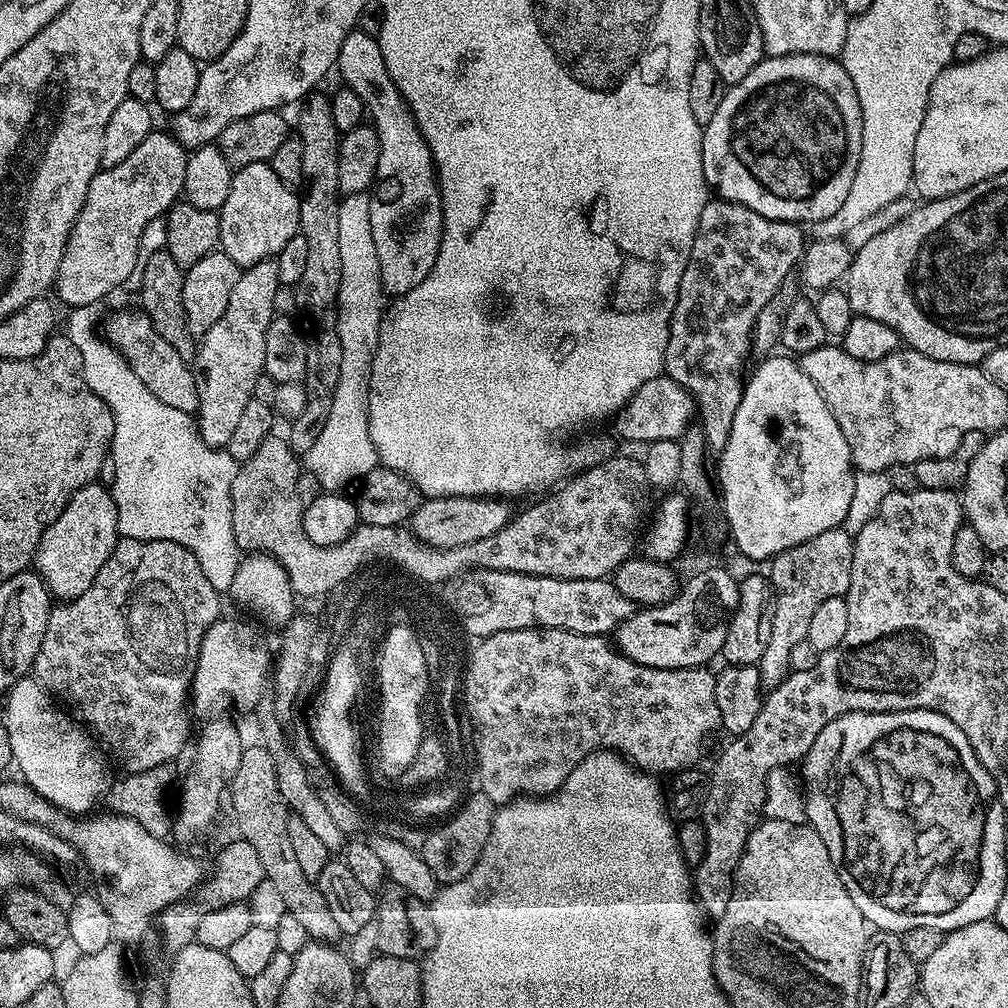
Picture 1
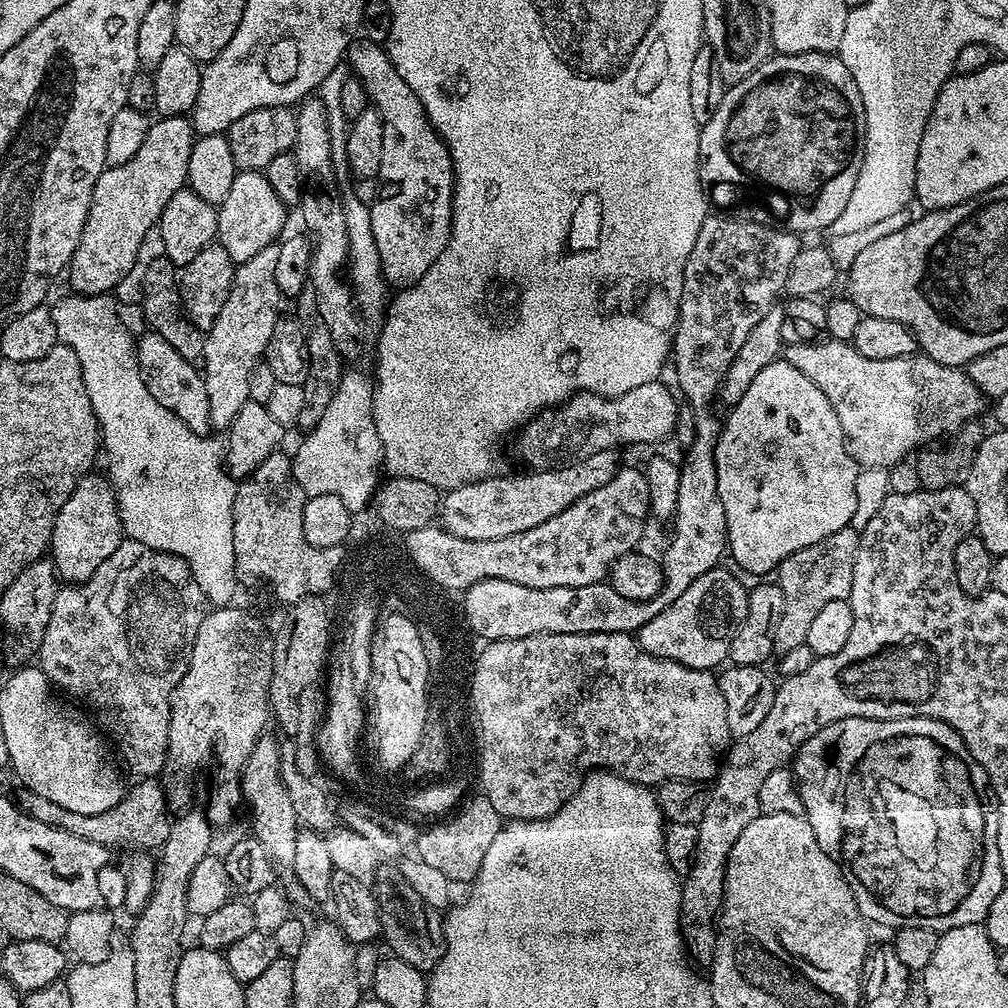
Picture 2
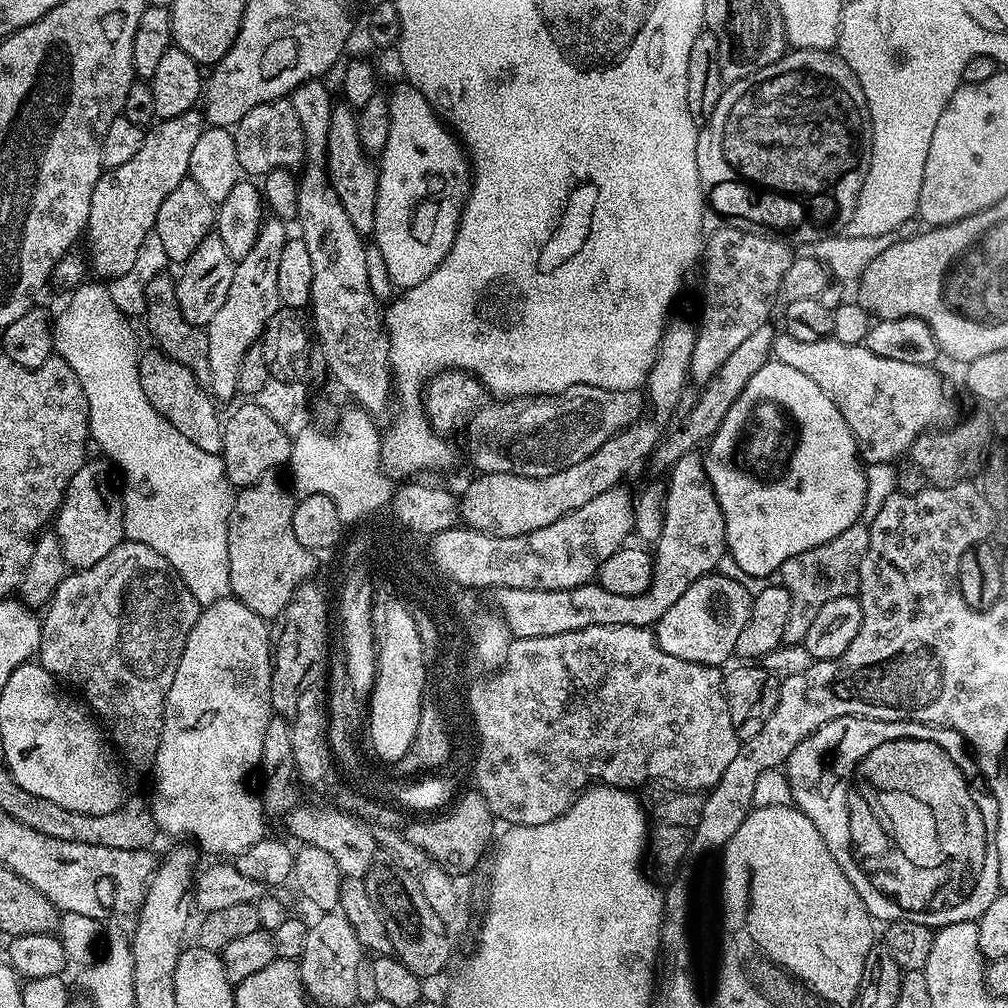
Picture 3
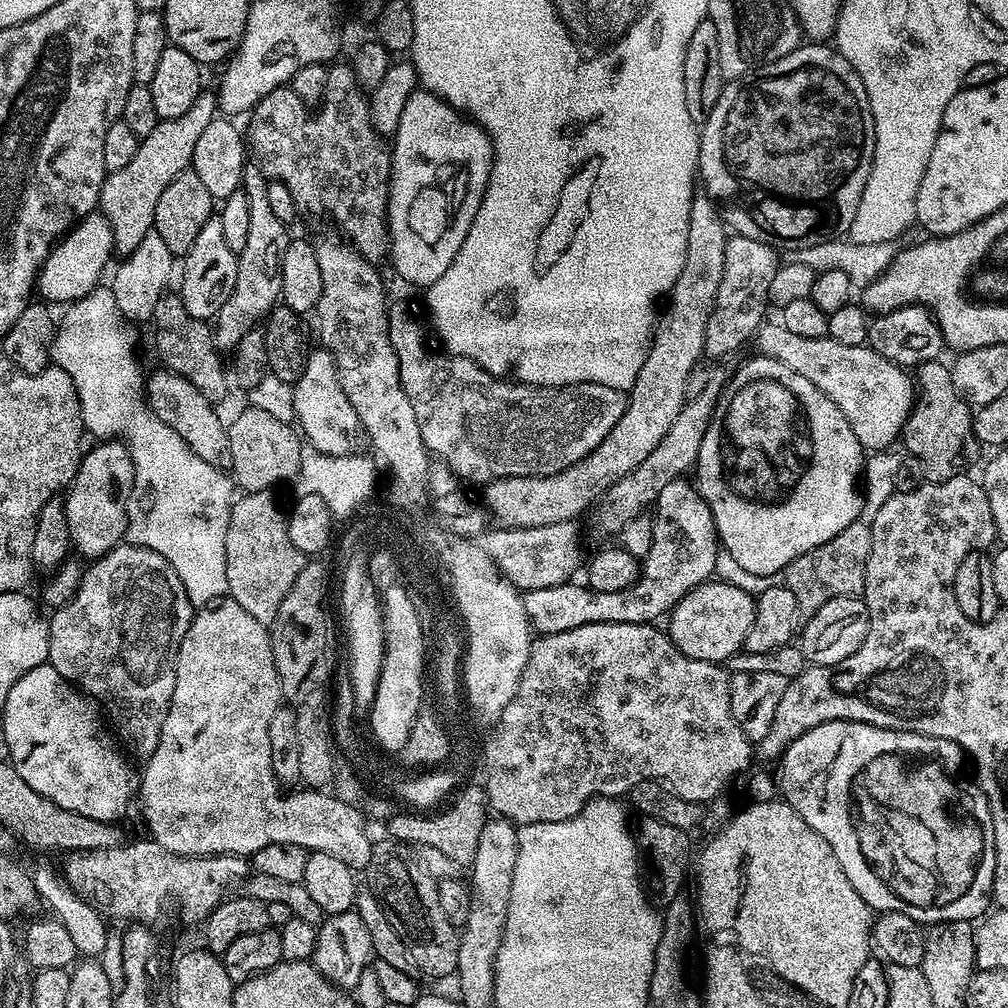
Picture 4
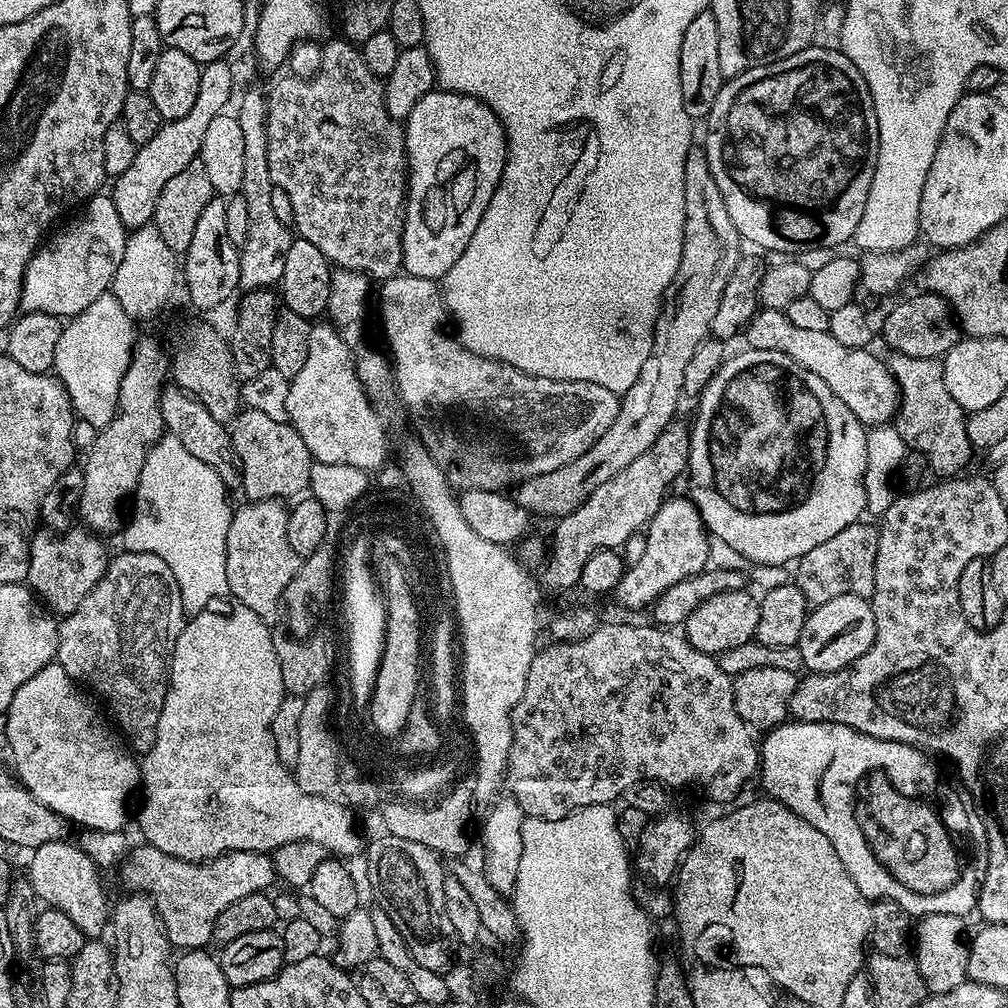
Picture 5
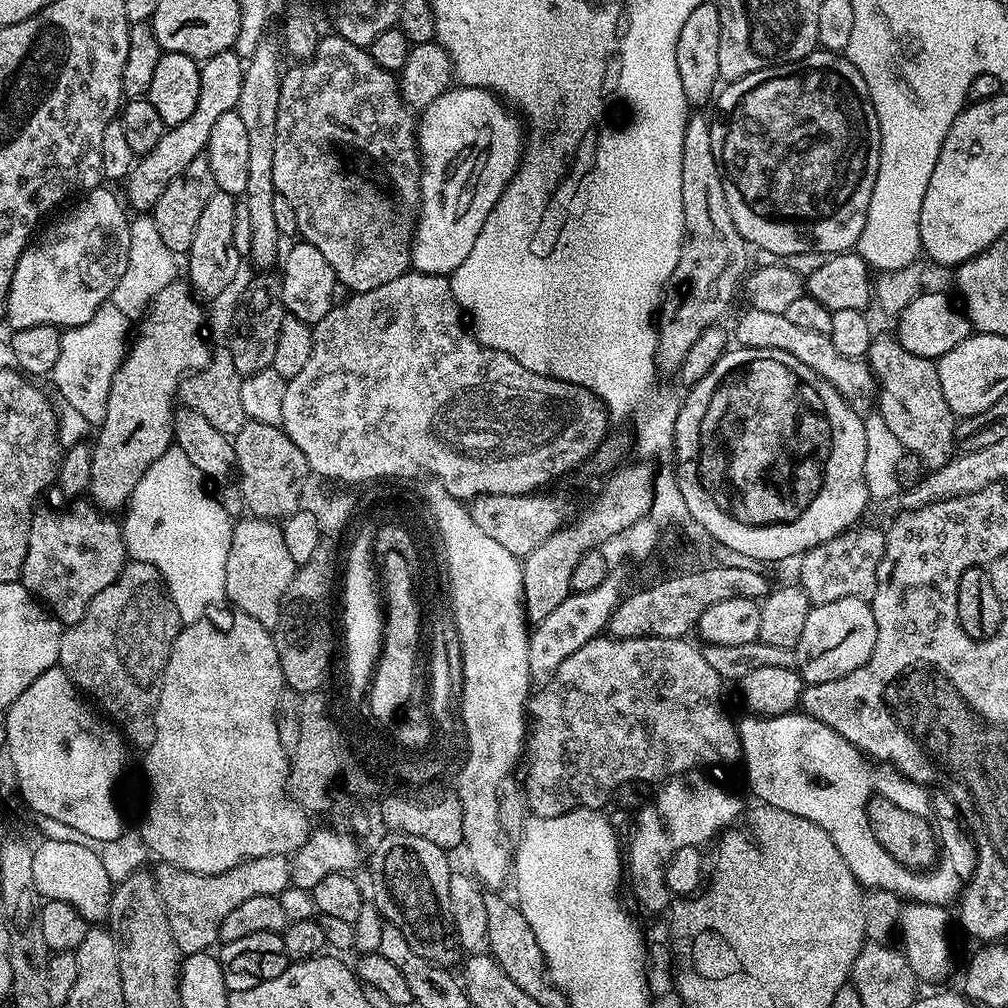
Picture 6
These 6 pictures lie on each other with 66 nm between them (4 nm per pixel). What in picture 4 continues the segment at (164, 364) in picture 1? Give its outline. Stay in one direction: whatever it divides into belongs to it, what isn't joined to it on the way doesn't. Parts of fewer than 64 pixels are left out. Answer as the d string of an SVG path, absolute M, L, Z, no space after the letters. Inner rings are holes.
M163 366L157 367L157 372L147 373L146 376L146 403L152 412L170 426L182 437L182 442L202 458L202 462L210 462L210 466L221 470L231 469L230 450L228 449L228 430L225 421L220 421L216 413L217 405L194 386L194 382L186 382L182 374L171 372Z

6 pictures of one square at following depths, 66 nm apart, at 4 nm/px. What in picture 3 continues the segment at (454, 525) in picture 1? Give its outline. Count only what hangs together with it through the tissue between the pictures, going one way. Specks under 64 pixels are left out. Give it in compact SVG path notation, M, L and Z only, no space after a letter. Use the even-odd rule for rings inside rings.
M674 320L665 327L660 350L646 381L646 400L651 411L652 408L656 411L657 421L649 418L637 420L598 446L590 458L582 458L582 462L574 462L574 466L566 466L566 470L558 470L558 474L542 478L497 472L477 475L477 480L469 482L464 497L459 497L460 520L475 532L488 532L492 536L530 534L530 530L542 530L542 526L550 526L550 522L558 522L558 518L586 506L586 502L598 498L598 494L606 494L606 490L617 487L623 481L620 479L639 460L647 461L662 439L660 424L666 423L668 415L670 418L675 413L678 396L686 391L687 384L684 383L690 380L688 363L694 350L697 325L693 321L691 324L688 320Z

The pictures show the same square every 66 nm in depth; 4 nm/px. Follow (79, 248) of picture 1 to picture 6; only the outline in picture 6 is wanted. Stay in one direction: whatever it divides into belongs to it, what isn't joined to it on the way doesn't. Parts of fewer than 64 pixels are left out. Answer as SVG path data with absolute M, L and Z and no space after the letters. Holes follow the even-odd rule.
M229 50L222 54L214 54L208 60L200 64L200 89L198 90L198 106L194 106L194 114L186 118L186 122L171 125L162 134L162 142L154 146L146 155L139 157L132 166L132 173L126 177L128 184L127 203L136 207L140 214L147 213L156 205L162 190L194 162L196 156L205 155L210 138L210 130L214 130L214 122L224 112L235 109L238 102L238 94L242 94L242 78L244 77L245 61Z

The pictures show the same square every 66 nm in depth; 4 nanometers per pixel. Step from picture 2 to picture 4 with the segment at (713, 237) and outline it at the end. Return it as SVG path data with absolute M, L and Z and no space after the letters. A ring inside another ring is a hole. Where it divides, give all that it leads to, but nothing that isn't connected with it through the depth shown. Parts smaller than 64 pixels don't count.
M739 234L728 237L726 262L718 282L716 304L706 326L704 356L724 356L727 352L736 352L744 343L751 341L765 323L764 311L770 308L768 291L778 267L778 252L766 242L746 238ZM681 478L670 482L658 494L651 517L653 545L642 559L642 574L626 590L594 594L594 624L652 624L659 616L667 617L687 592L715 573L720 555L716 523L695 483L686 481Z

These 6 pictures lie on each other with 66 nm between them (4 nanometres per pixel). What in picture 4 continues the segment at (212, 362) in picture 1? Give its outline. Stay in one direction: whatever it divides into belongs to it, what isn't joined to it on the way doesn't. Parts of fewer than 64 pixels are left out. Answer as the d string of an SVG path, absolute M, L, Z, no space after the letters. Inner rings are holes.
M255 162L245 163L244 183L242 190L246 194L246 202L250 202L250 226L246 229L246 246L238 253L236 261L238 262L238 278L234 278L234 290L222 306L220 315L214 320L214 335L216 338L216 347L221 350L231 349L240 341L242 334L246 334L250 329L257 327L267 317L273 308L277 307L280 300L280 291L282 290L282 258L286 254L286 246L290 239L289 225L282 223L273 213L270 206L266 190L269 186L269 179L264 175L260 165Z

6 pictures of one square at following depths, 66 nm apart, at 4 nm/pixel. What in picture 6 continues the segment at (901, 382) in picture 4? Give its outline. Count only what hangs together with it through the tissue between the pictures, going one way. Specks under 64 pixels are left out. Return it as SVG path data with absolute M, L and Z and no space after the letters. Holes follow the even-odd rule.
M749 307L748 312L740 316L734 328L734 340L739 347L754 350L786 350L786 354L794 354L798 362L806 362L830 386L837 388L845 398L864 396L874 388L874 373L863 359L855 360L836 352L834 342L826 334L814 334L814 330L806 330L795 322L790 322L784 314L769 314L767 310Z

